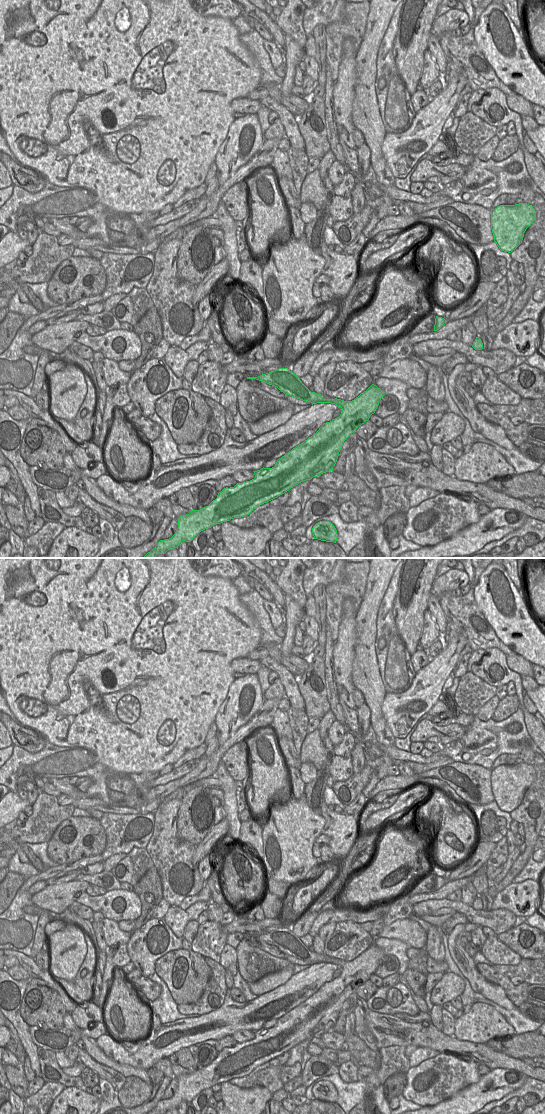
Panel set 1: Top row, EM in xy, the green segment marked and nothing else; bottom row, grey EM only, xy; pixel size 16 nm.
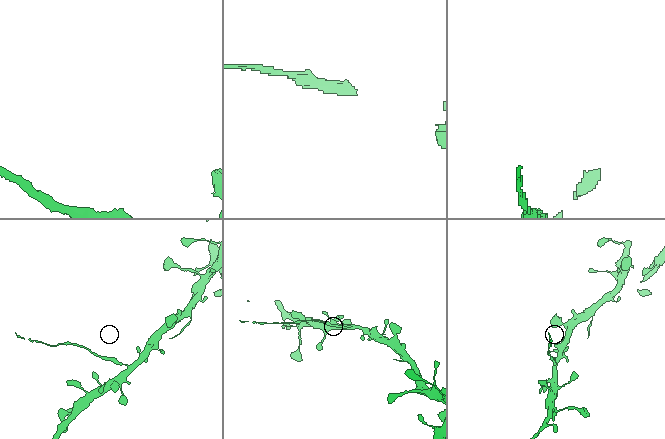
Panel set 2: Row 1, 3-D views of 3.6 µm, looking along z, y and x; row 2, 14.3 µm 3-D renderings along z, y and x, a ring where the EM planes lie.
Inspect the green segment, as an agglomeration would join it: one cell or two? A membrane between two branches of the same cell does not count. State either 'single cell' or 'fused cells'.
fused cells

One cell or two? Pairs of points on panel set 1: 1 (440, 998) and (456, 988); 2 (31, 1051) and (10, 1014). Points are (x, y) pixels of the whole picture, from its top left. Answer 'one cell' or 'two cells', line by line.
1: one cell
2: one cell

